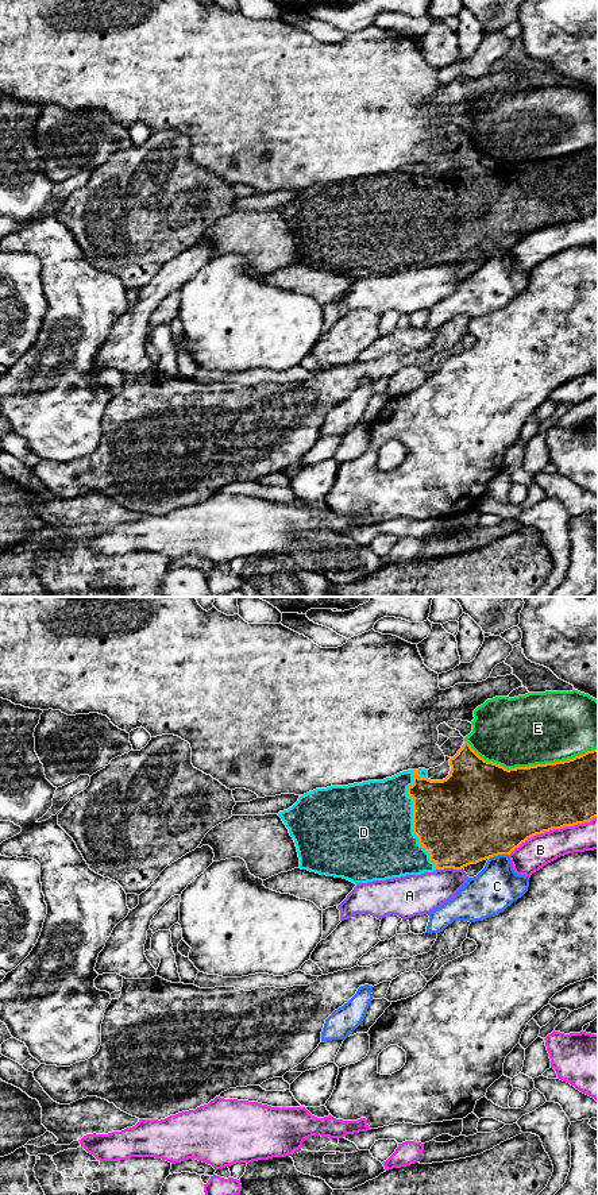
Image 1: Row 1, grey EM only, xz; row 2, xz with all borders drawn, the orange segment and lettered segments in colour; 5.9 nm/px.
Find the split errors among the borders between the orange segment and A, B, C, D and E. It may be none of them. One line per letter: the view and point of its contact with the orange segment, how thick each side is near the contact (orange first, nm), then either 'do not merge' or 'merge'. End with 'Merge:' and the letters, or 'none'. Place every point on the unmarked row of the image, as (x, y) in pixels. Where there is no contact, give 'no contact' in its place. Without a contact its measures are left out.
A: meets orange in xz at (448, 262); 480 nm thick on the orange side, 240 nm on the other; do not merge
B: meets orange in xz at (552, 223); 420 nm thick on the orange side, 190 nm on the other; do not merge
C: meets orange in xz at (498, 249); 500 nm thick on the orange side, 280 nm on the other; do not merge
D: meets orange in xz at (413, 215); 500 nm thick on the orange side, 500 nm on the other; merge
E: meets orange in xz at (531, 161); 420 nm thick on the orange side, 420 nm on the other; do not merge
Merge: D

